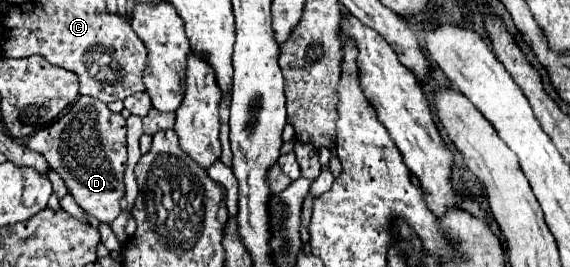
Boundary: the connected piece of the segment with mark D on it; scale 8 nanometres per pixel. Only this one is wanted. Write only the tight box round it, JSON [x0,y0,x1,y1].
[28,97,126,223]

